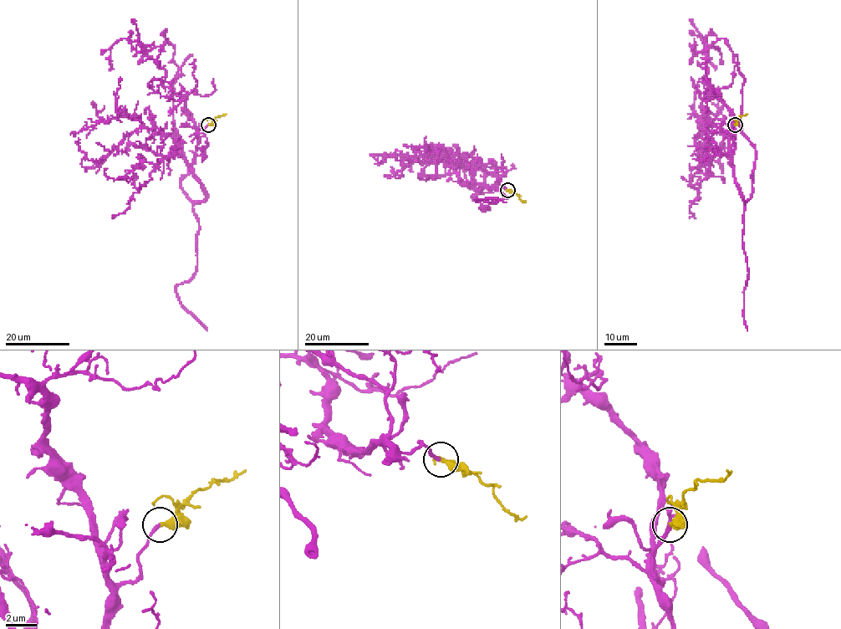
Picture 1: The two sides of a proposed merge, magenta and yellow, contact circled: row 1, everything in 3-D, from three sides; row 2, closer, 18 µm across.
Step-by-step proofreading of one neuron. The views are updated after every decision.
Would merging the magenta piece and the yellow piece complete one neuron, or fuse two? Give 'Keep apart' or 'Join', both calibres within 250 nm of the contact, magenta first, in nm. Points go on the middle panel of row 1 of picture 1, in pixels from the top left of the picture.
Join. Thickness 190 nm (magenta) against 320 nm

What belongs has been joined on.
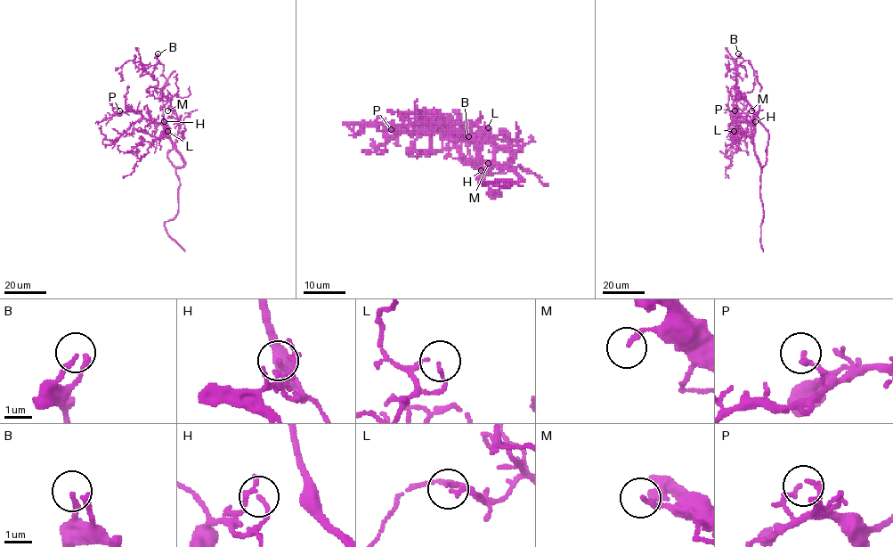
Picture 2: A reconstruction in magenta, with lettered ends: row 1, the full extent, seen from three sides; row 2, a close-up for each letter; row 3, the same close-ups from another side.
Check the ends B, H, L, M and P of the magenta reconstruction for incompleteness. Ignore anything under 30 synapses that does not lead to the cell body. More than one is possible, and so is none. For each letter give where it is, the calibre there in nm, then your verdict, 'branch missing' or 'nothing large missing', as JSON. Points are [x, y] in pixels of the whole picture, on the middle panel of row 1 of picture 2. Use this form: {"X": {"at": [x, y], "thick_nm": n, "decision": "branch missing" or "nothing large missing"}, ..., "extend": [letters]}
{"B": {"at": [468, 136], "thick_nm": 180, "decision": "nothing large missing"}, "H": {"at": [481, 170], "thick_nm": 130, "decision": "nothing large missing"}, "L": {"at": [488, 127], "thick_nm": 130, "decision": "nothing large missing"}, "M": {"at": [488, 163], "thick_nm": 190, "decision": "nothing large missing"}, "P": {"at": [391, 129], "thick_nm": 120, "decision": "nothing large missing"}, "extend": []}

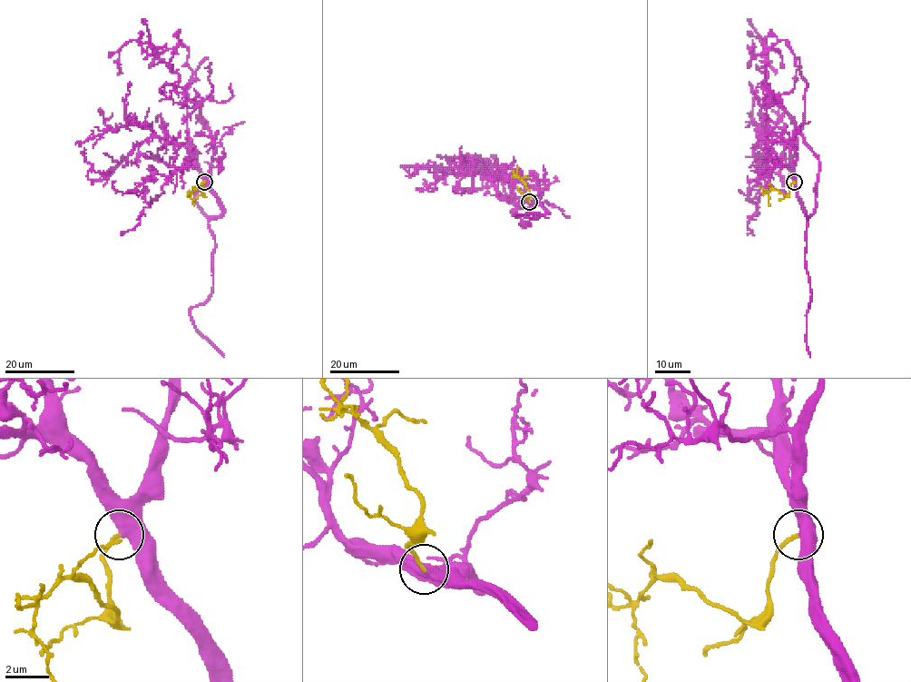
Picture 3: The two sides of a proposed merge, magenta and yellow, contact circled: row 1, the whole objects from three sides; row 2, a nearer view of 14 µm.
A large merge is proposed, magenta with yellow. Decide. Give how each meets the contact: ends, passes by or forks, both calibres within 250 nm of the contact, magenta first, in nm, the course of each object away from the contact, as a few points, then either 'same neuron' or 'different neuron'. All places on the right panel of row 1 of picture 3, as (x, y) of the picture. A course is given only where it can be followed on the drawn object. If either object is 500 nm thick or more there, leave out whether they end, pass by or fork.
magenta passes by; yellow ends there; 440 nm thick on the magenta side, 160 nm on the other; magenta runs (794, 182), (808, 217), (819, 158), (802, 135), (806, 82), (784, 40), (780, 53), (765, 40), (778, 74); yellow runs (794, 182), (786, 195), (772, 188), (768, 193), (768, 205); same neuron

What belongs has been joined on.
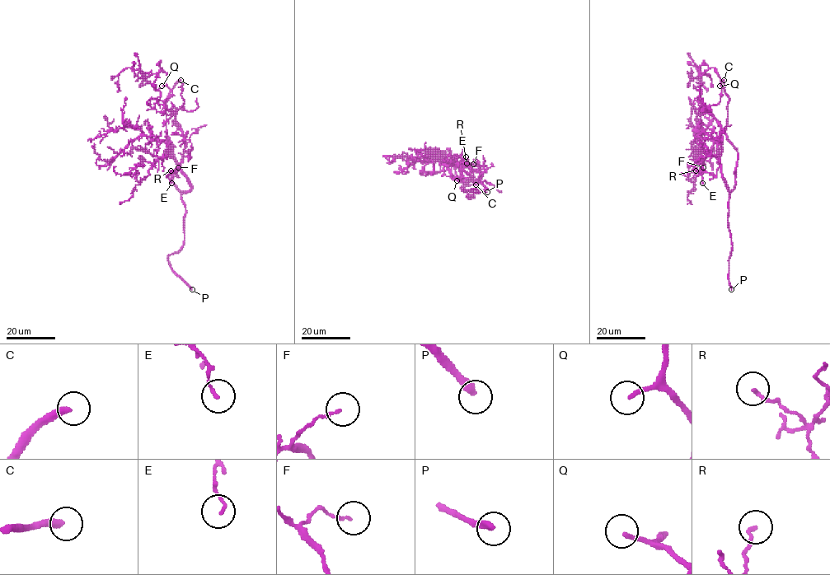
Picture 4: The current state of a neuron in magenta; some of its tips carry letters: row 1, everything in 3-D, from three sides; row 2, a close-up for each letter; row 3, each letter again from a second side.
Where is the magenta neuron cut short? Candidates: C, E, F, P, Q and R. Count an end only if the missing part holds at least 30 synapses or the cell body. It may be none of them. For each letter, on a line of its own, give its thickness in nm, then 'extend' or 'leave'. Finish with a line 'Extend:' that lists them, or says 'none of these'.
C: calibre 300 nm; extend
E: calibre 110 nm; leave
F: calibre 110 nm; leave
P: calibre 320 nm; extend
Q: calibre 170 nm; extend
R: calibre 140 nm; leave
Extend: C, P, Q

